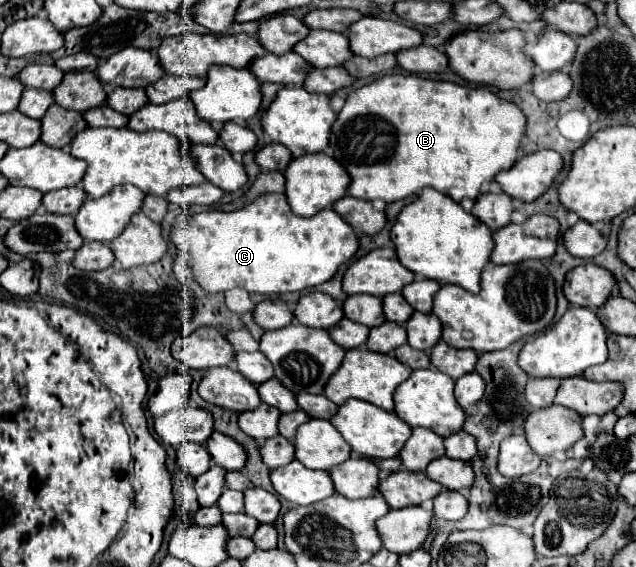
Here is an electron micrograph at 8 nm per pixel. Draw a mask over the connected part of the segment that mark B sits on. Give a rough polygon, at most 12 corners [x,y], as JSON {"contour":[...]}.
{"contour":[[389,74],[331,128],[349,196],[455,202],[517,160],[523,112]]}

